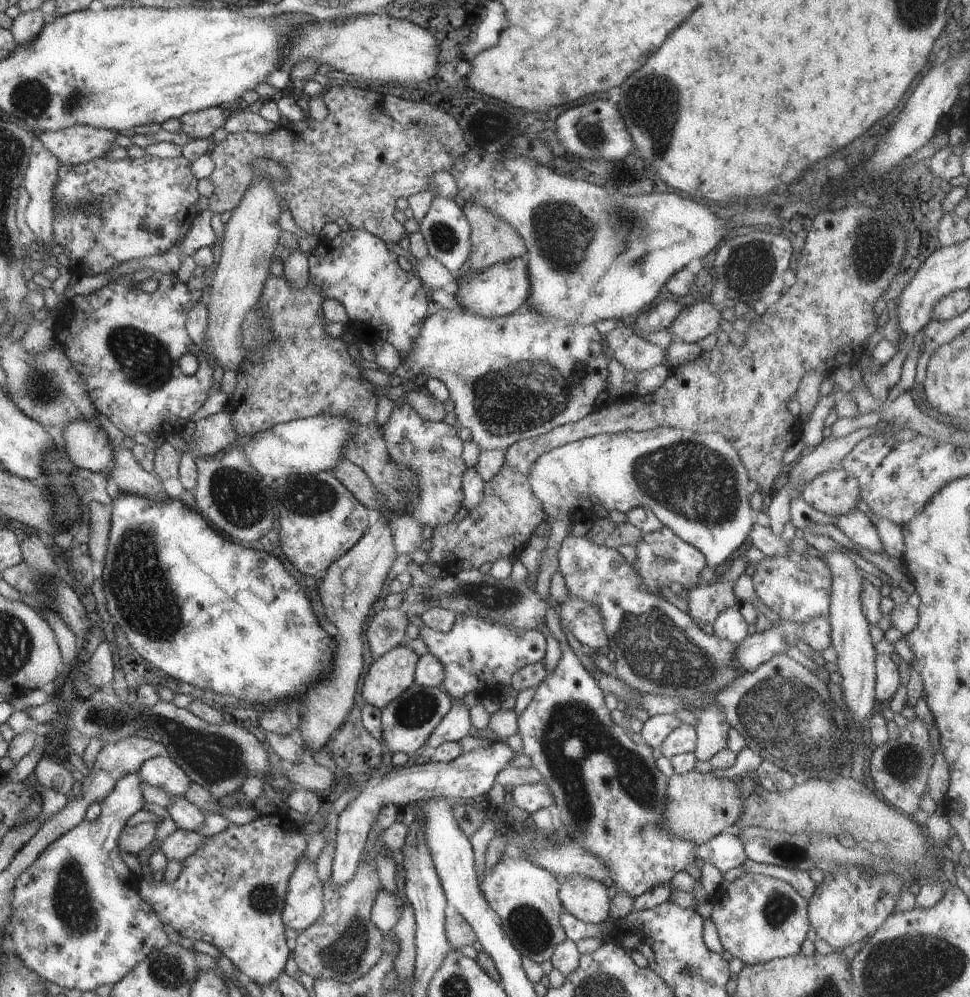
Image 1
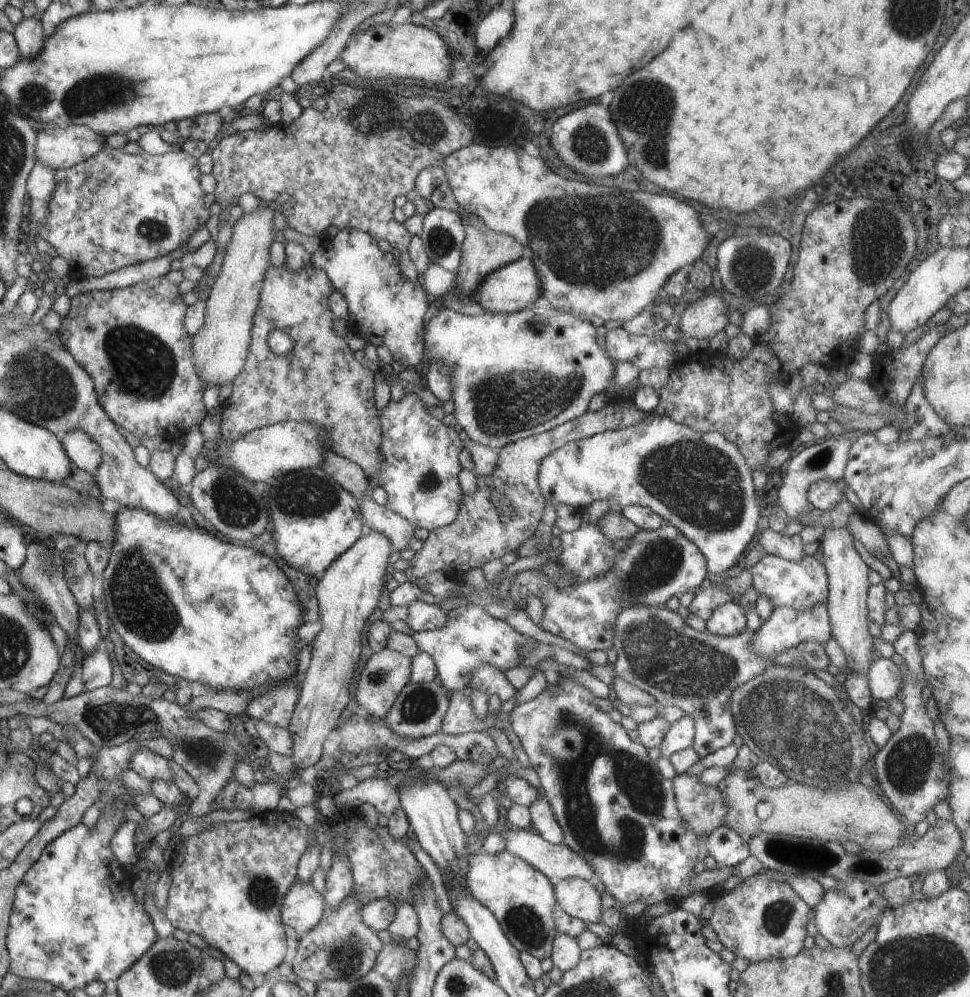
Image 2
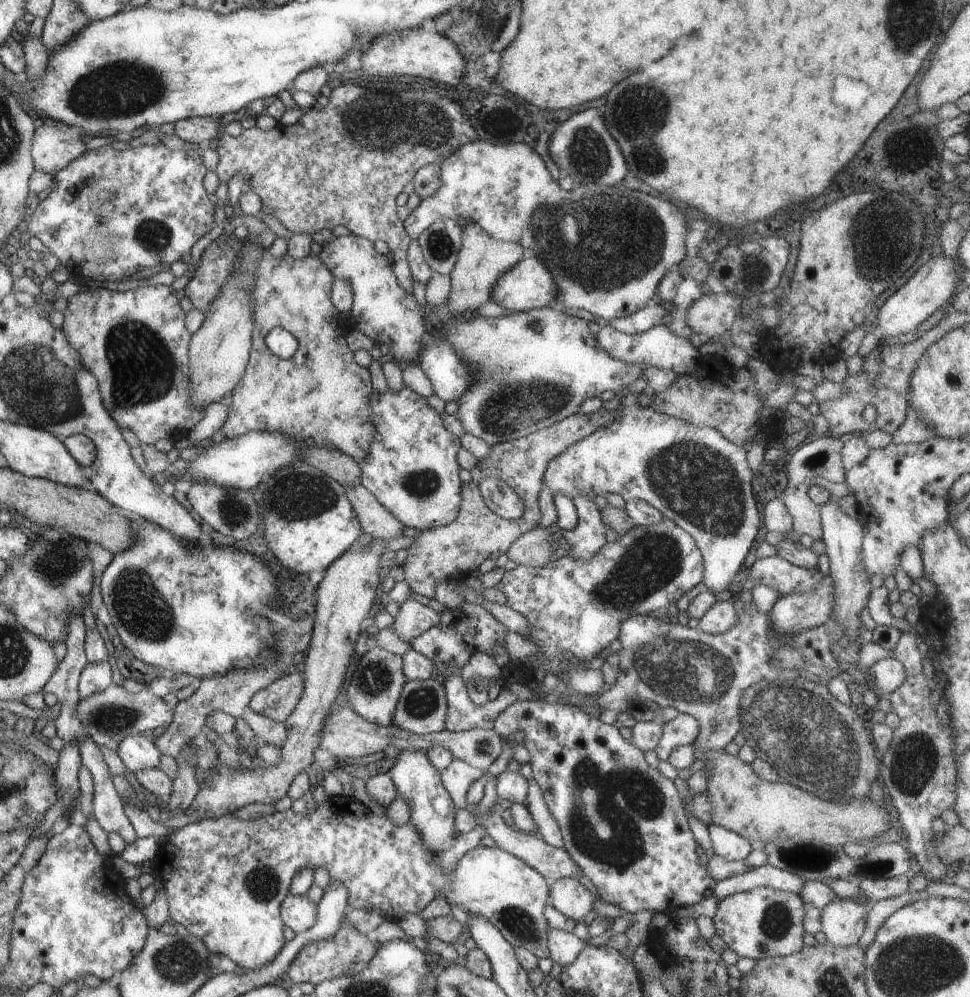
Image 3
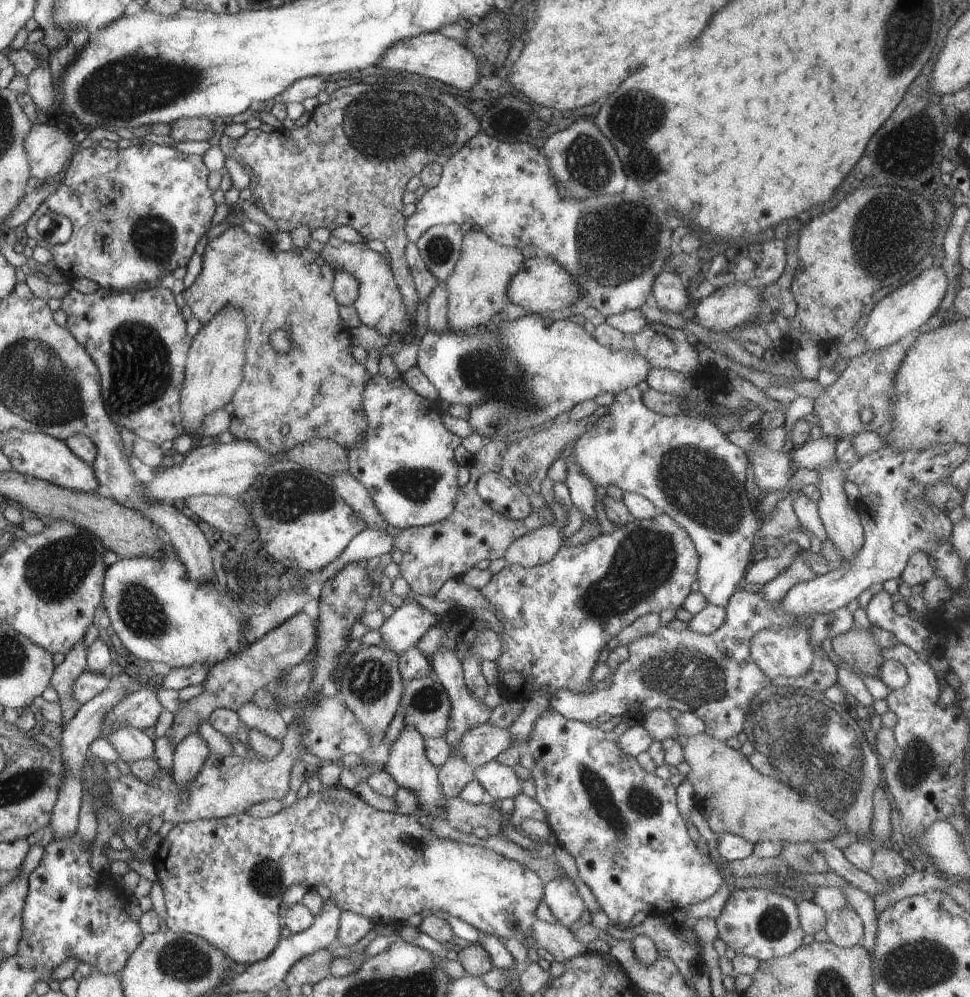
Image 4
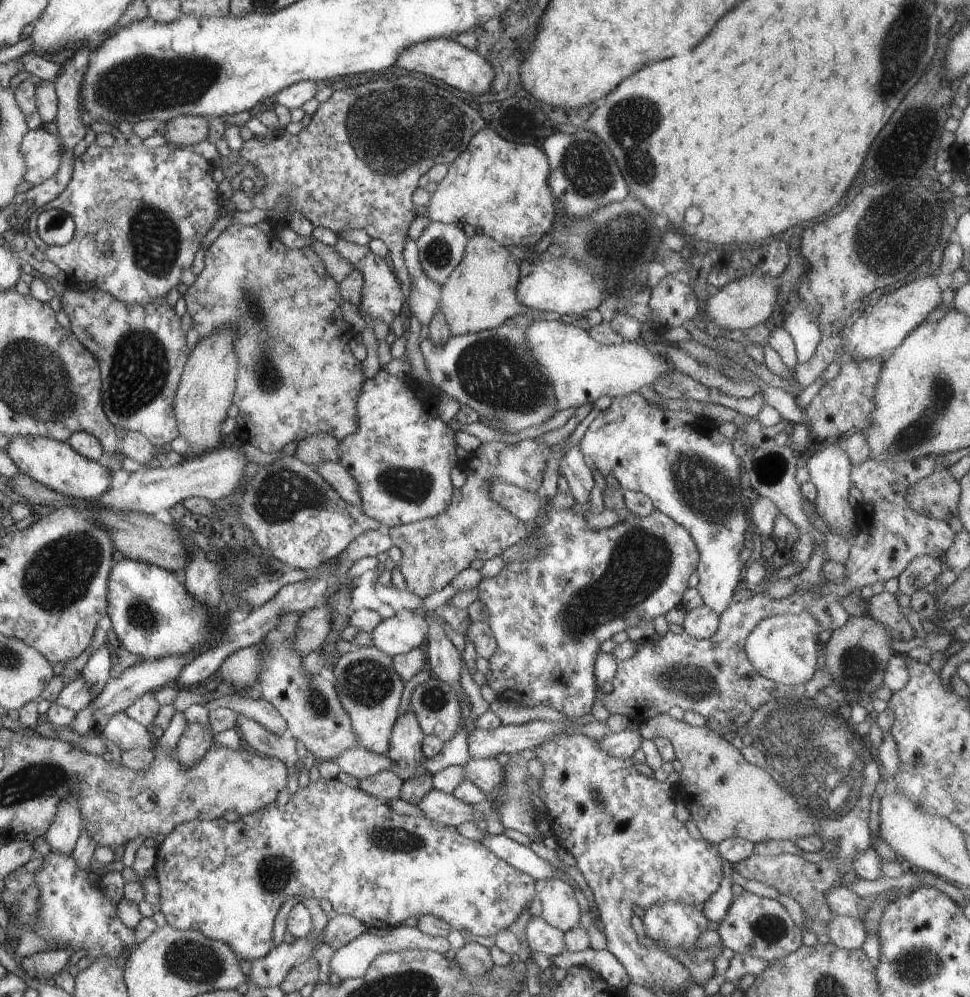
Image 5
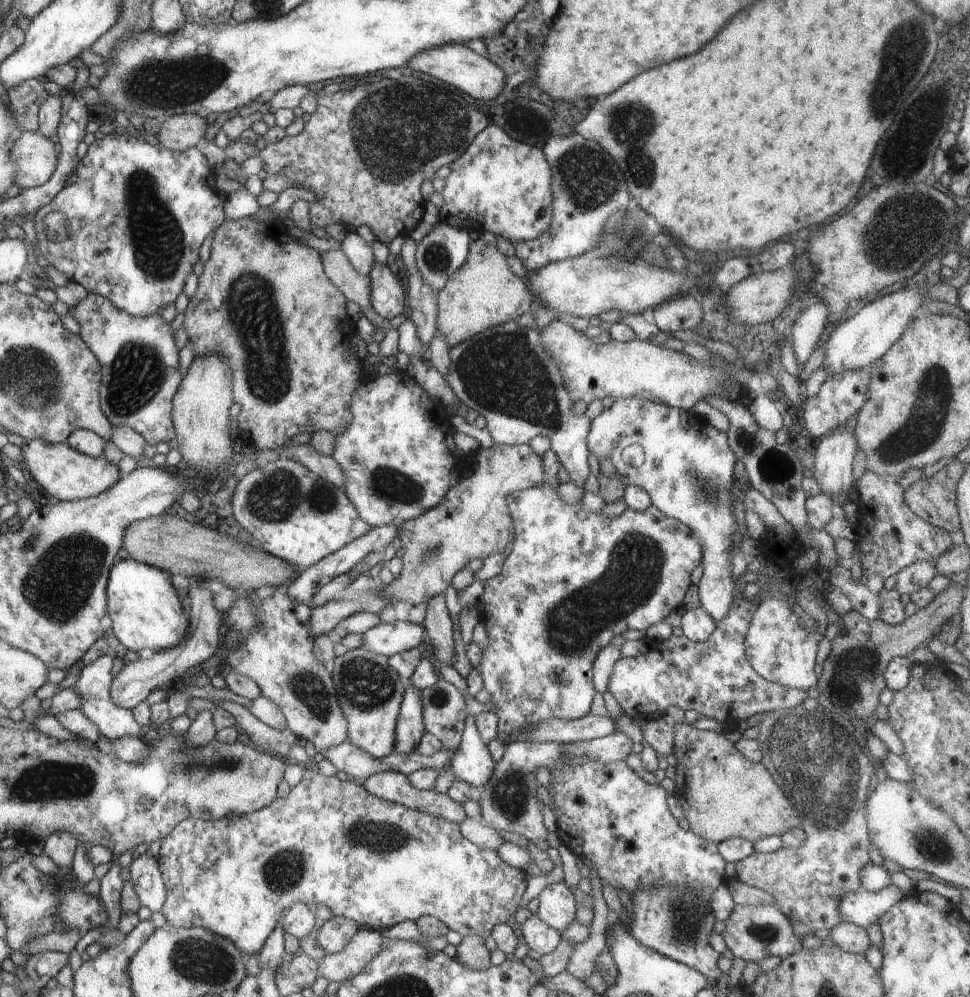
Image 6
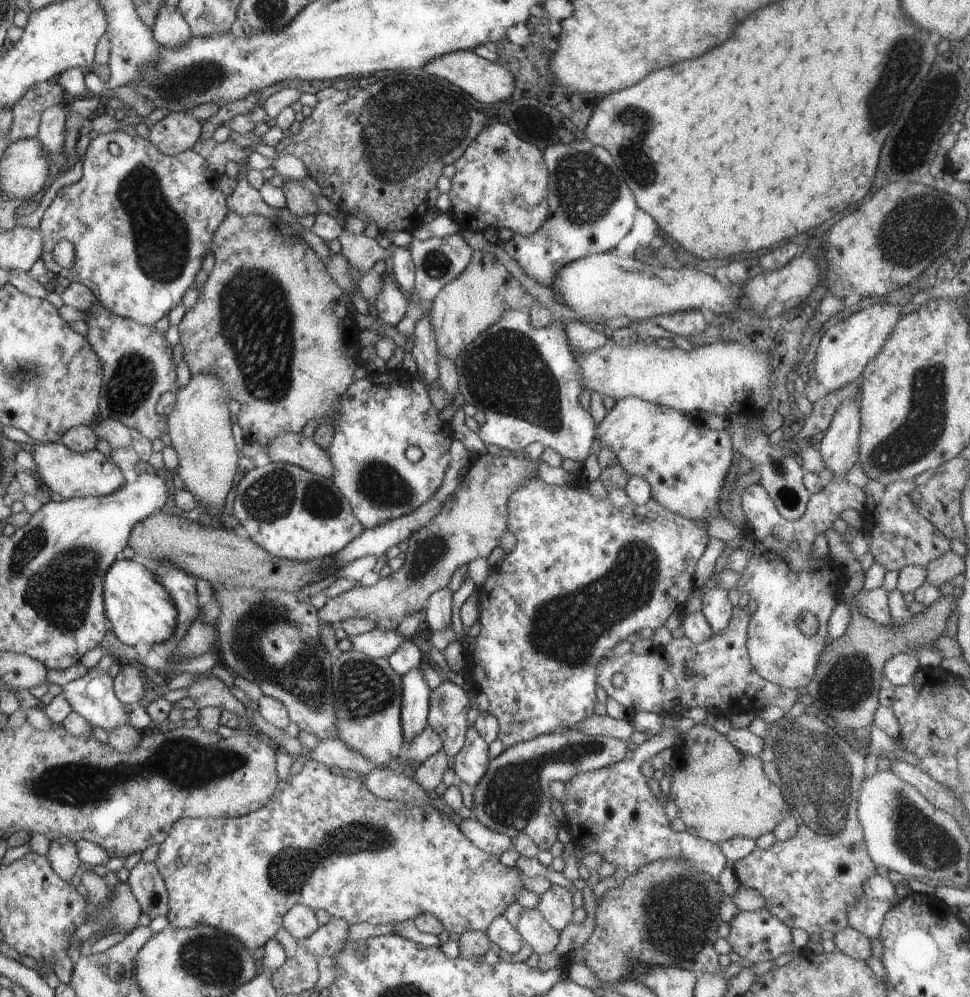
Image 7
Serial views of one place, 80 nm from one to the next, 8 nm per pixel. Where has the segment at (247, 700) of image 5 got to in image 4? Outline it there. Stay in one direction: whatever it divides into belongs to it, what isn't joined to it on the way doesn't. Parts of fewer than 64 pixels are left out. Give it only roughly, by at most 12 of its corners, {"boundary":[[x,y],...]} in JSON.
{"boundary":[[253,701],[236,710],[244,726],[283,741],[288,721],[278,710]]}

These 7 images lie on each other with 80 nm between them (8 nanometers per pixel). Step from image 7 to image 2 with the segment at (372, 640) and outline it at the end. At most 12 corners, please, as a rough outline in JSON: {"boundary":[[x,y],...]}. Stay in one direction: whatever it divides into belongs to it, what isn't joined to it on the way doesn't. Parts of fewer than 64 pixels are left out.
{"boundary":[[416,600],[404,622],[410,632],[440,629],[448,614]]}

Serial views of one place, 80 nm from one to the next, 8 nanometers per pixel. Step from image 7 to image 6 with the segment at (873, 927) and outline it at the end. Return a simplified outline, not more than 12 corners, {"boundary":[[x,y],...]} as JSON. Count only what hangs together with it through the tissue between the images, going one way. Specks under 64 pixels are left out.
{"boundary":[[890,884],[840,900],[842,921],[867,930],[906,895]]}

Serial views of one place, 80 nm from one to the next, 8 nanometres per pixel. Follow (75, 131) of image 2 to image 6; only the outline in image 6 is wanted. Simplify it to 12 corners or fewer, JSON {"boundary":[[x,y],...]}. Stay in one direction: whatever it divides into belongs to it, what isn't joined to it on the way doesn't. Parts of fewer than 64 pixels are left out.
{"boundary":[[39,131],[10,148],[14,184],[44,185],[57,170],[54,142]]}

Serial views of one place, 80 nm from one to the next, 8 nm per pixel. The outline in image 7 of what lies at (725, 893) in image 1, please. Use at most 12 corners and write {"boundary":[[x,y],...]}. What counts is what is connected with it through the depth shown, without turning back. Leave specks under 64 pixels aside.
{"boundary":[[768,910],[738,911],[725,938],[743,960],[796,952]]}

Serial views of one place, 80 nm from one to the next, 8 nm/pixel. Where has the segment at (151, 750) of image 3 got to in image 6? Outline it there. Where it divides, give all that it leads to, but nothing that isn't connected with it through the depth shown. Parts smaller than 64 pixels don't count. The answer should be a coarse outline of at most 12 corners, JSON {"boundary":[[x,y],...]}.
{"boundary":[[114,654],[84,666],[72,686],[79,710],[111,742],[147,741],[150,729],[112,702]]}

